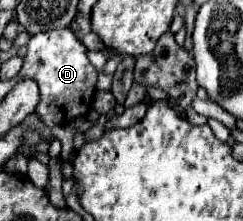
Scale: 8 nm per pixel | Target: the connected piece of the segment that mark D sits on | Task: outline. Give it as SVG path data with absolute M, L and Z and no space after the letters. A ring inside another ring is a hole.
M57 28L43 34L37 34L27 44L27 56L19 78L35 78L41 90L41 102L37 114L43 118L47 128L59 124L65 126L71 120L85 116L91 108L97 72L87 58L87 48L69 28Z

